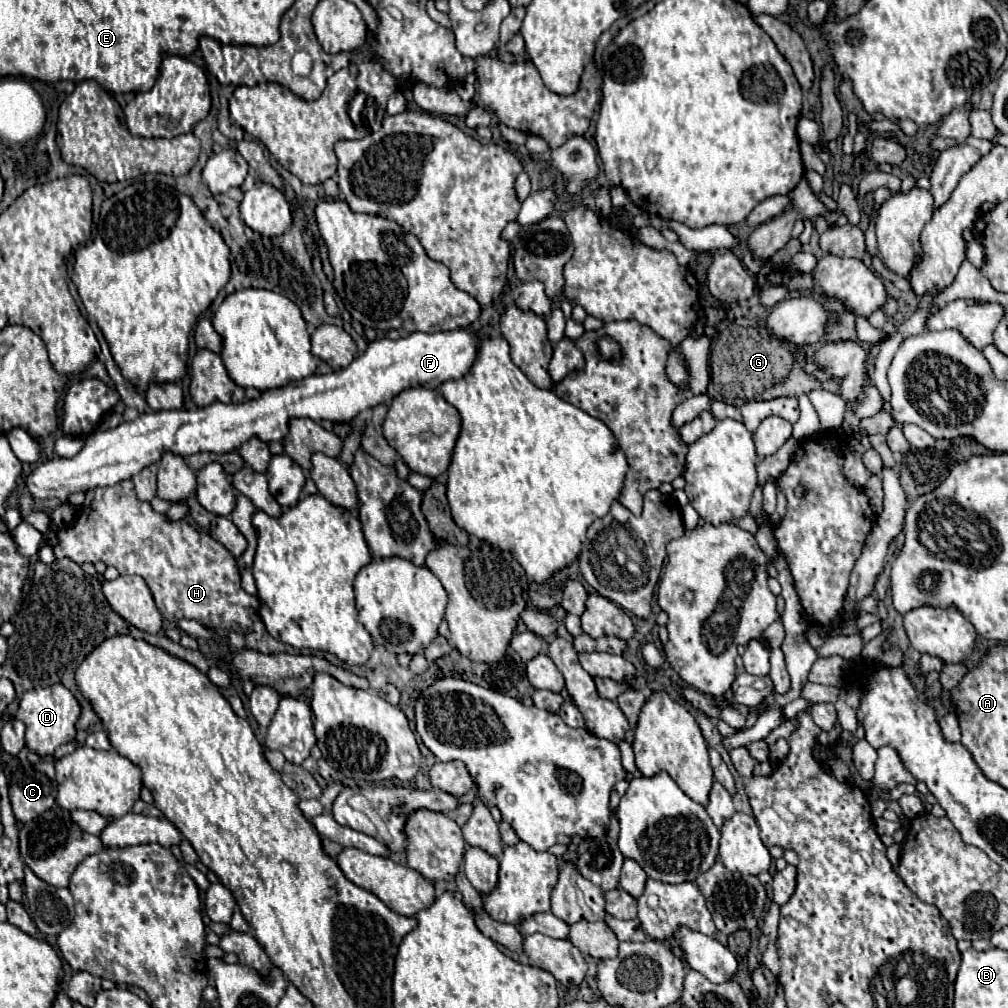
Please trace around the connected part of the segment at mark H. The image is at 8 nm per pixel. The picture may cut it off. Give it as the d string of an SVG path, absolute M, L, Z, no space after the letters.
M132 479L120 481L112 487L98 487L94 501L86 509L86 517L82 511L78 515L78 519L74 521L74 525L56 531L56 539L58 539L58 543L52 547L56 559L68 557L78 565L102 561L104 565L116 567L120 571L120 575L124 575L124 573L140 575L146 581L146 585L150 587L158 611L168 621L194 619L194 621L202 623L204 627L212 629L214 633L218 633L218 629L220 629L224 633L236 631L240 635L246 635L252 629L254 621L250 615L258 613L260 599L256 595L248 595L242 589L240 565L238 565L236 557L222 543L212 539L208 533L194 529L184 519L170 521L166 515L156 513L150 503L138 501L136 493L134 493Z

